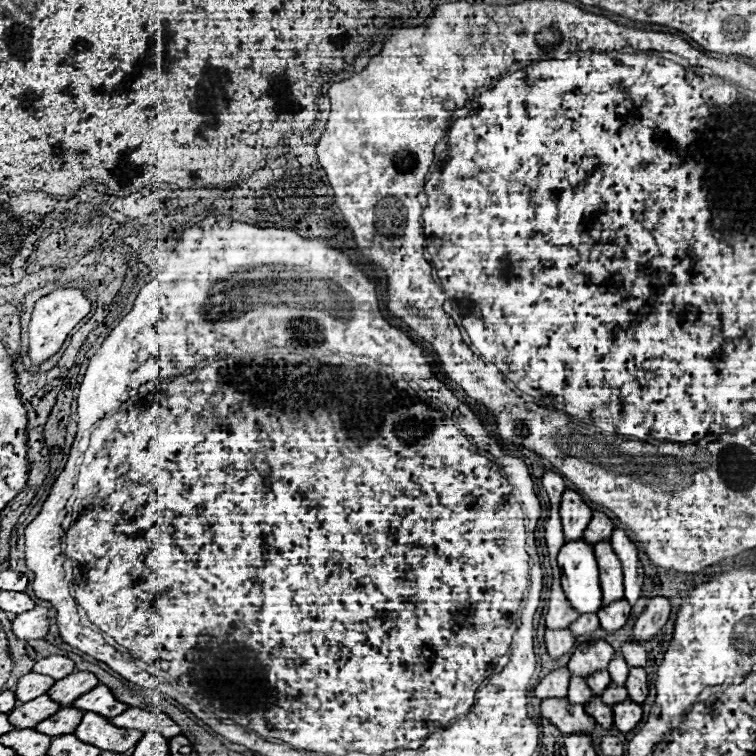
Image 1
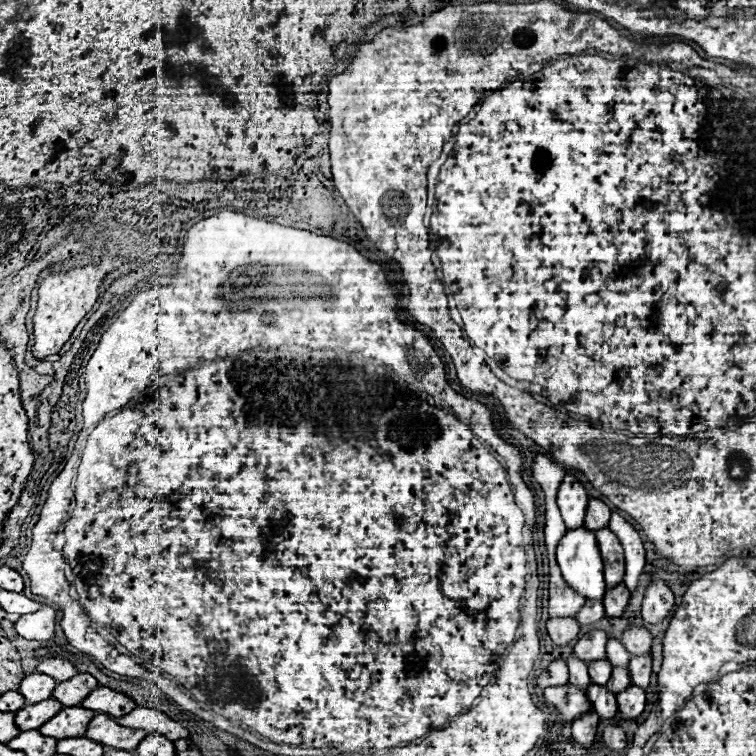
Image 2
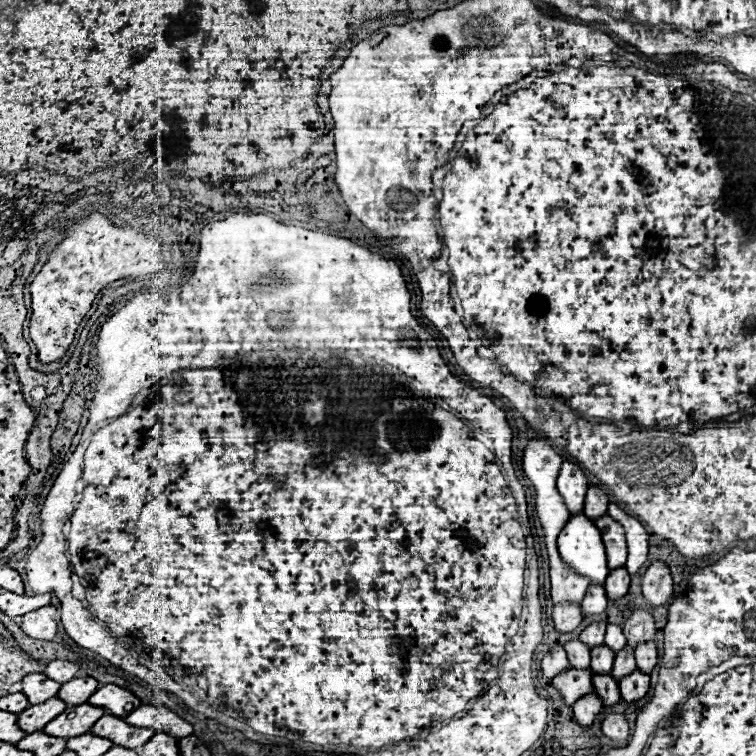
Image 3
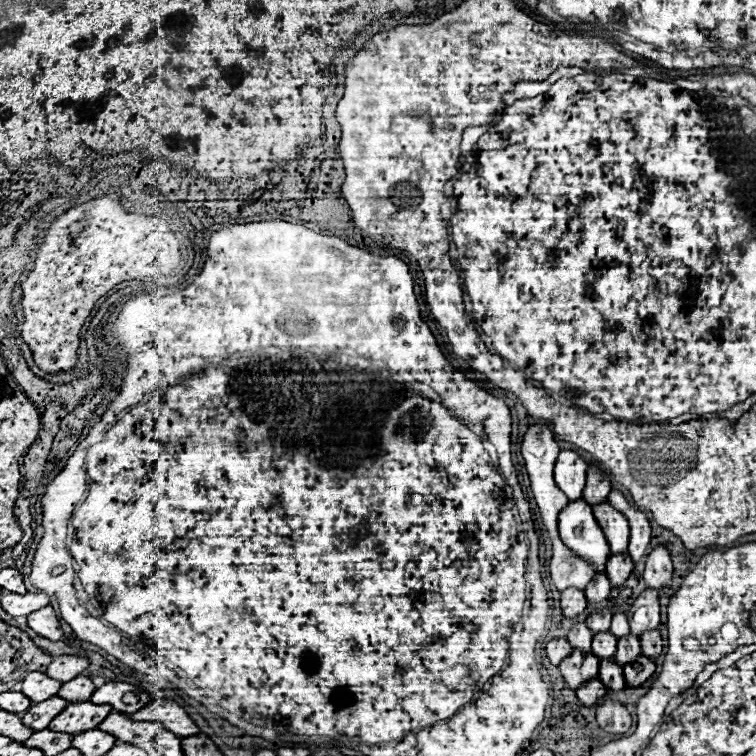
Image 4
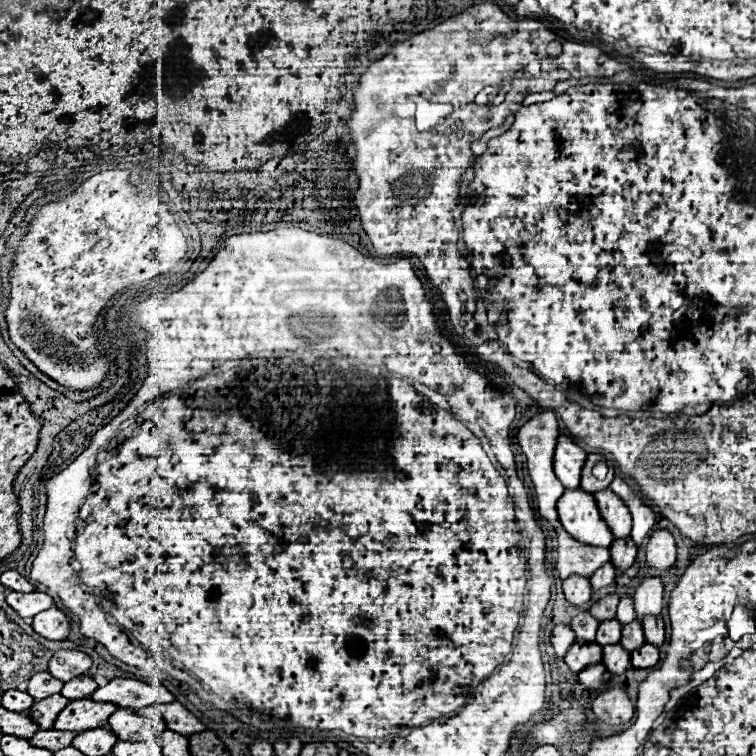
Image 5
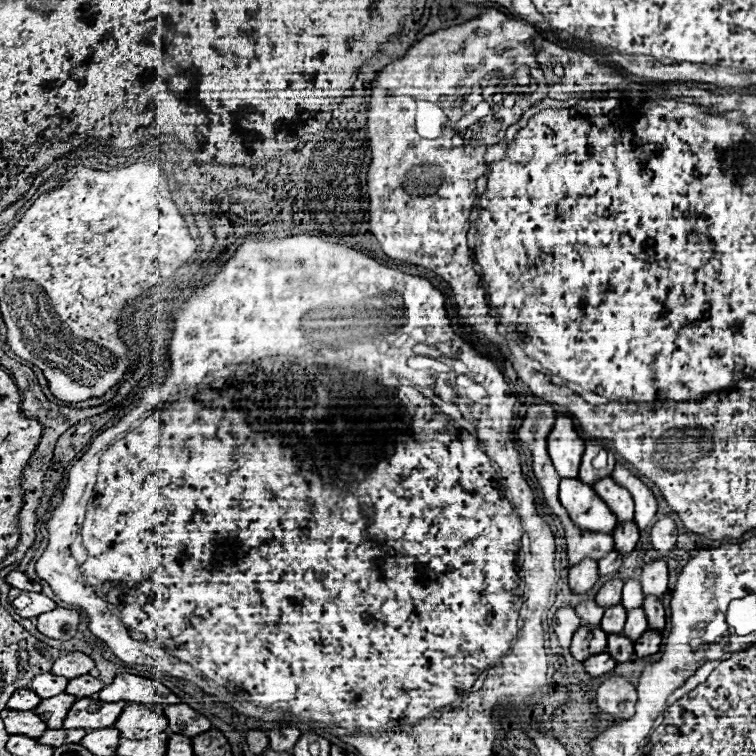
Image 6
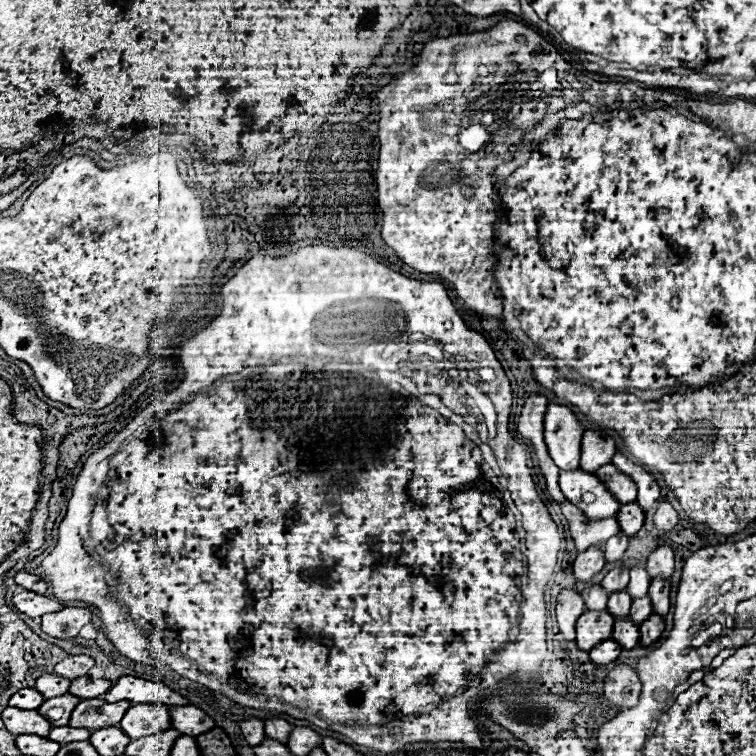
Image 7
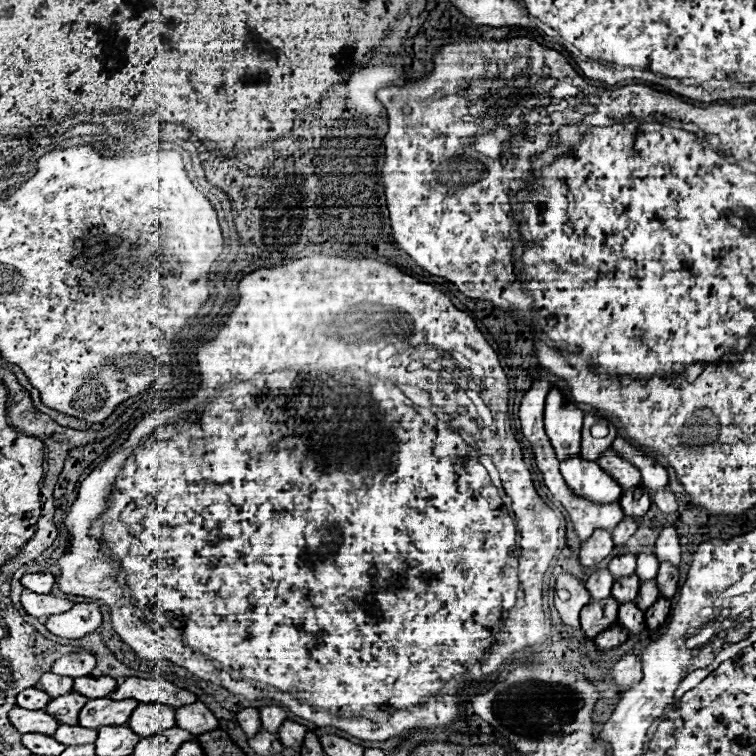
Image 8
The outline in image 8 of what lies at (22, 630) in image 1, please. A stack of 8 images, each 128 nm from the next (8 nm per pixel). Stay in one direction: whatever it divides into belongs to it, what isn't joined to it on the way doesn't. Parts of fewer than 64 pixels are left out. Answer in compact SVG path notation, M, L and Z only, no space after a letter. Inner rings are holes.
M74 604L74 608L64 614L52 614L46 620L46 628L60 638L76 640L94 632L100 622L102 614L98 610L98 604Z

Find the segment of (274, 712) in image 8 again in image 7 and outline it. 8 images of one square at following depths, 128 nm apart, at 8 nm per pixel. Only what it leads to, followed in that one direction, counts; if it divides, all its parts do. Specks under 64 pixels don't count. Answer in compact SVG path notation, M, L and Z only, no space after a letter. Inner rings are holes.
M270 718L264 722L266 726L266 738L272 738L280 744L286 744L288 742L288 736L292 732L292 724L288 724L286 720L280 720L280 718Z

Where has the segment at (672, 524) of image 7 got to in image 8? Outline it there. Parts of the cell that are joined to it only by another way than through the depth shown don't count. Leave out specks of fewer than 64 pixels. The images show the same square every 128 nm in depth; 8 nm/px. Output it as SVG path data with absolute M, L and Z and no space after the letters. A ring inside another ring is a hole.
M658 490L654 496L652 496L654 504L662 510L662 514L674 514L678 504L676 504L676 496L670 492L670 490Z

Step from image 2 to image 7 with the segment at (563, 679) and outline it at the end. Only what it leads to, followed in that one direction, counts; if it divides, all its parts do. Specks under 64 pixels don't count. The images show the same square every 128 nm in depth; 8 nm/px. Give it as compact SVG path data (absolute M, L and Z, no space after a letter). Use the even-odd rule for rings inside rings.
M562 590L558 594L556 620L558 620L560 632L564 634L566 640L574 640L574 626L582 614L584 614L584 602L582 602L580 594L574 590Z

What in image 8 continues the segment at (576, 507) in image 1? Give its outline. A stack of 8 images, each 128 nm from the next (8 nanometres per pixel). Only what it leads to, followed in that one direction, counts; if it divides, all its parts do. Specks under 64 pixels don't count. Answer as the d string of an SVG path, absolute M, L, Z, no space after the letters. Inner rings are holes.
M556 386L548 392L544 408L544 426L560 462L578 456L582 418L584 412L572 402L568 402Z

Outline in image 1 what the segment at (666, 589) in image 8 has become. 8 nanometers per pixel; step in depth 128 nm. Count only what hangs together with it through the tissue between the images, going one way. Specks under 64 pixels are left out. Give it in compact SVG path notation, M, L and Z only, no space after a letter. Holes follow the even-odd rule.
M630 668L630 676L626 680L628 698L636 704L644 704L648 696L648 684L646 684L646 672L644 668Z

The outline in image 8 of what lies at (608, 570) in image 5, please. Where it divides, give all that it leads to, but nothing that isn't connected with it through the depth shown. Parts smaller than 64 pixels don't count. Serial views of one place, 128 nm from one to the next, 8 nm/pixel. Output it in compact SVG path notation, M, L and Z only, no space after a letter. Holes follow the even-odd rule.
M624 518L614 530L612 530L612 540L614 540L614 546L624 546L626 540L636 532L638 528L638 522L632 520L632 518Z

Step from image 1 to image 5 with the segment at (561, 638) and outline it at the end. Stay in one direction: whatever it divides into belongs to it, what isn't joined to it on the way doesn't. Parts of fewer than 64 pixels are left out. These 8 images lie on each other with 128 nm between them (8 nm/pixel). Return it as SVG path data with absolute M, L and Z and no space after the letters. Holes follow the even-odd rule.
M570 576L568 580L564 580L562 584L564 596L572 606L582 606L590 600L592 596L592 588L590 588L590 580L582 578L582 576Z

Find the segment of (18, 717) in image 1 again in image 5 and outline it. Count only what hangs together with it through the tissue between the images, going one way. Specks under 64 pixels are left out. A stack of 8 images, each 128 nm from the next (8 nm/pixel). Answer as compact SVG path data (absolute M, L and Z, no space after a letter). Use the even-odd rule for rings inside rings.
M60 694L44 698L40 702L34 702L34 706L28 710L28 718L36 720L36 724L40 724L40 728L52 728L56 716L66 708L68 702L70 700Z

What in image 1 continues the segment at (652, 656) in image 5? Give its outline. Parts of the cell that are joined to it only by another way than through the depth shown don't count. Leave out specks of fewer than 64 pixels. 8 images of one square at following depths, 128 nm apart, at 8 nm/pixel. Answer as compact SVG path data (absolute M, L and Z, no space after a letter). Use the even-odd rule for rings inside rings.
M624 700L624 702L620 702L620 704L612 706L612 708L614 708L614 726L622 734L626 734L632 728L636 728L636 724L642 718L642 708L638 704L630 702L630 700Z

